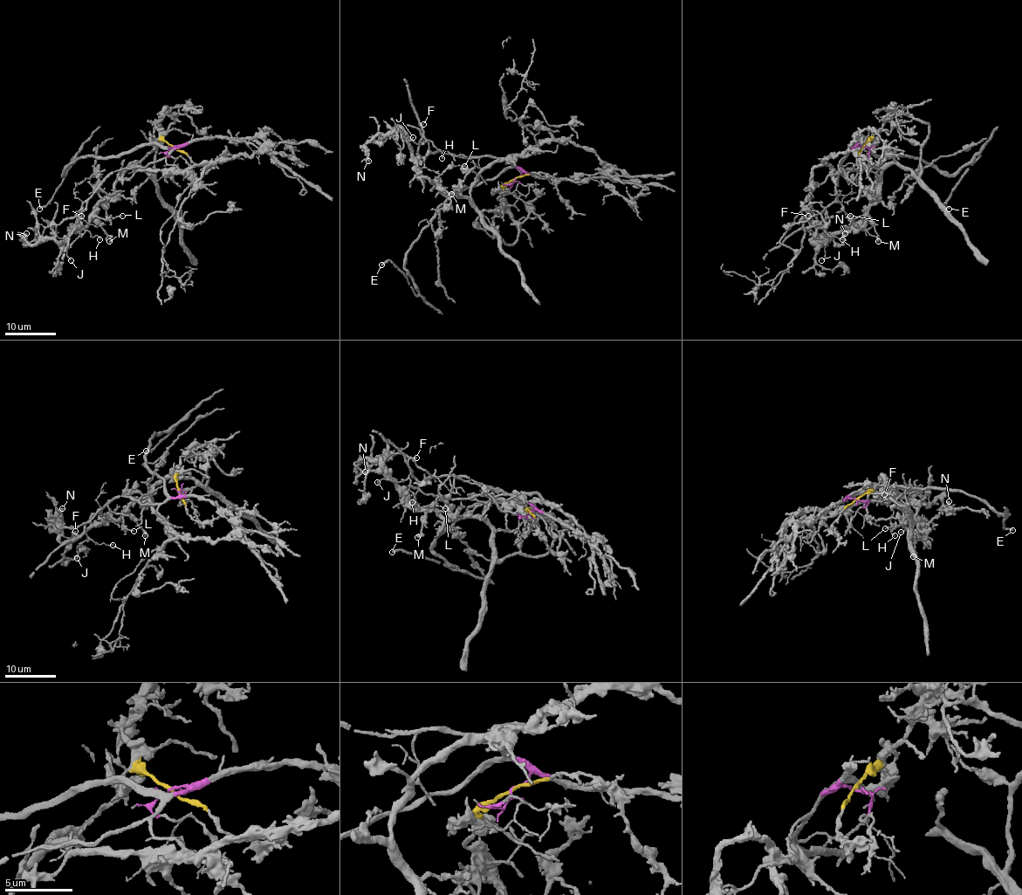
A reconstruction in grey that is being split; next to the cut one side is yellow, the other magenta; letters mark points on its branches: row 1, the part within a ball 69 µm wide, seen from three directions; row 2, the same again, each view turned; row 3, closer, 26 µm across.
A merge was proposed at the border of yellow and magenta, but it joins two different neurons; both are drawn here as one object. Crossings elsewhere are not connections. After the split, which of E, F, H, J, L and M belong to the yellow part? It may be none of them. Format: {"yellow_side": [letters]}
{"yellow_side": ["L", "M"]}

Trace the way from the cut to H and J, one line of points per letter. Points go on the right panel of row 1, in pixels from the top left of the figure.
H: (862, 147), (855, 147), (841, 161), (836, 200), (841, 205), (841, 209), (822, 223), (830, 237), (842, 239)
J: (862, 147), (855, 147), (841, 161), (836, 187), (841, 209), (822, 223), (828, 240), (820, 259)

